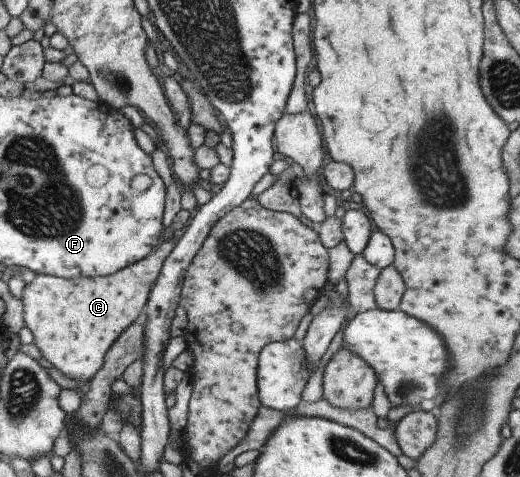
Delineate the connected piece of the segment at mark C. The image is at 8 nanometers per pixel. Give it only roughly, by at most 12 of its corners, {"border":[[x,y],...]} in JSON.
{"border":[[174,244],[94,278],[36,274],[24,326],[85,384],[142,315]]}

